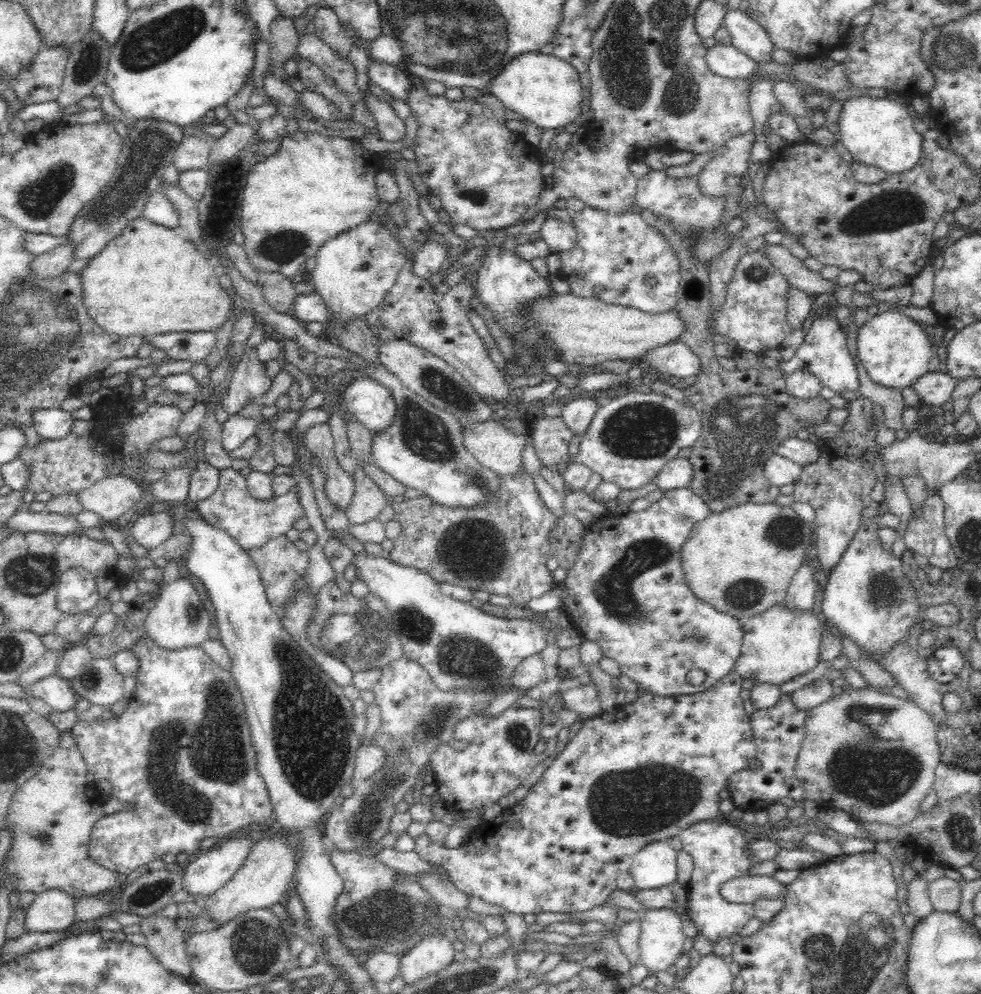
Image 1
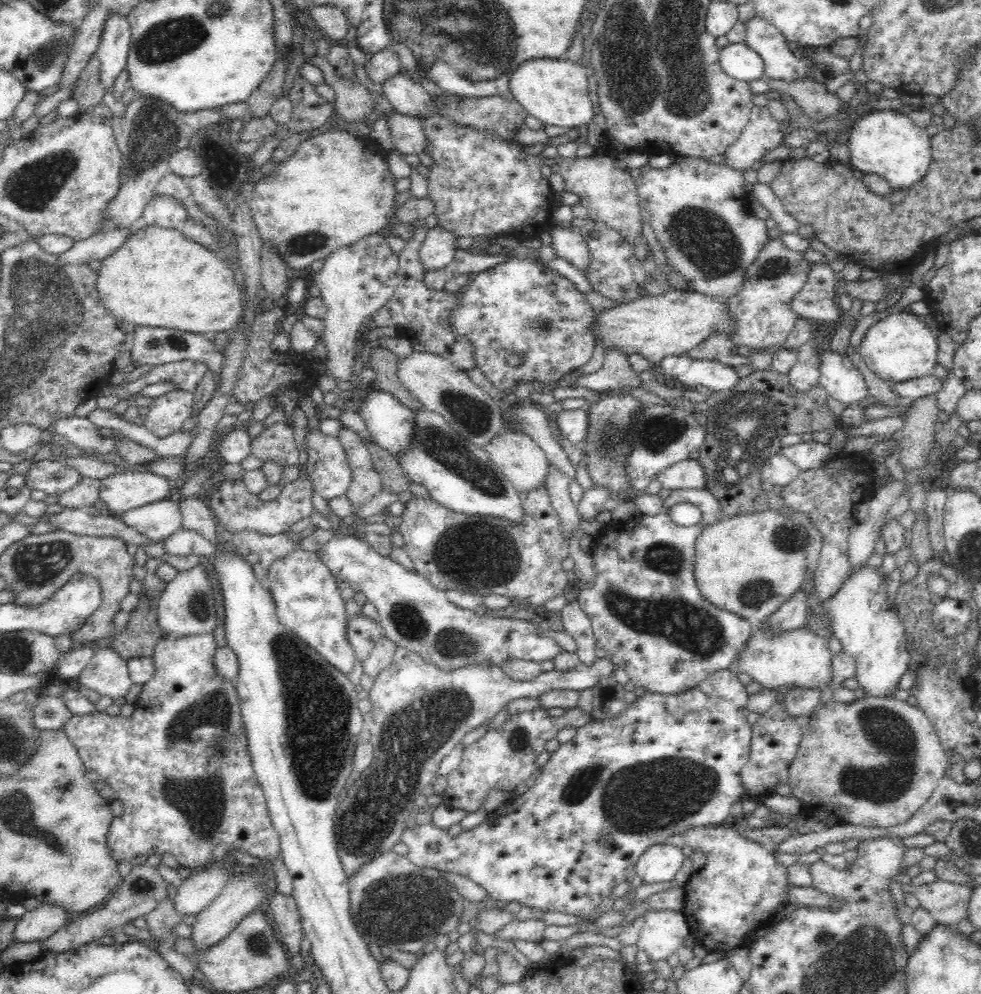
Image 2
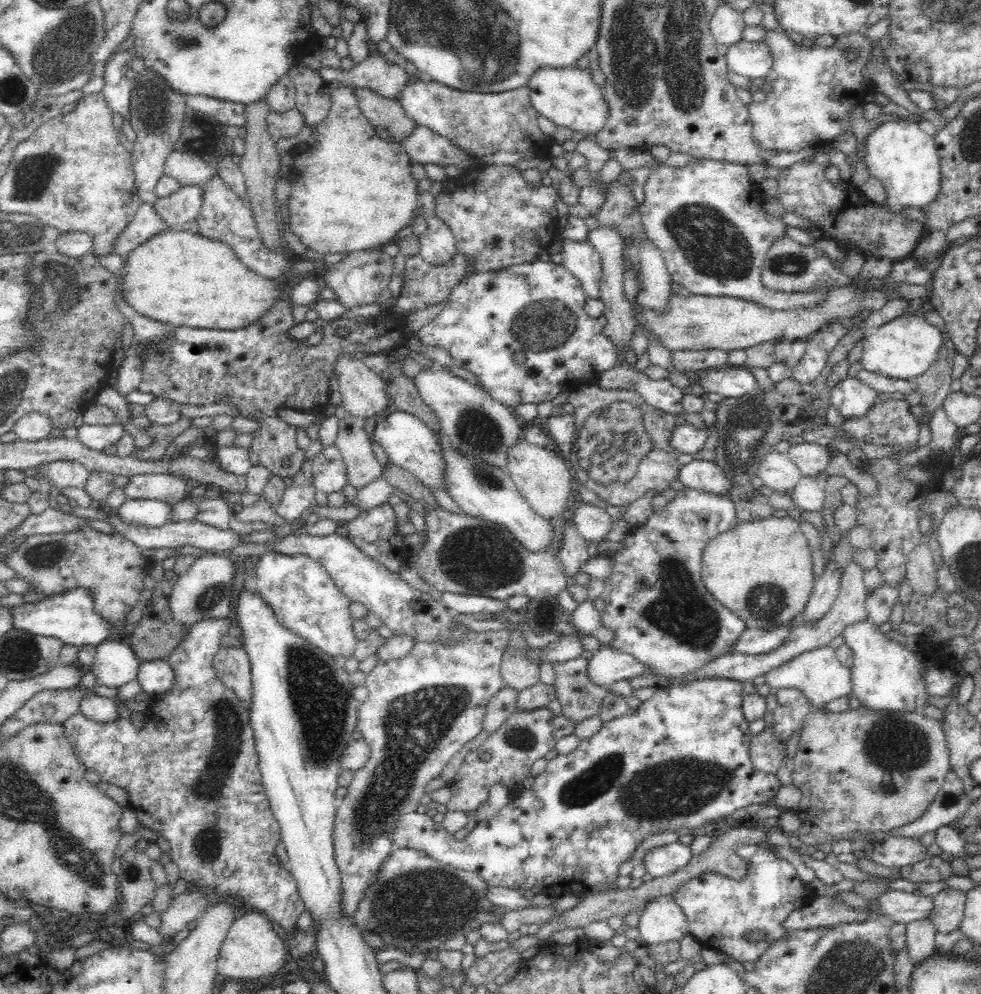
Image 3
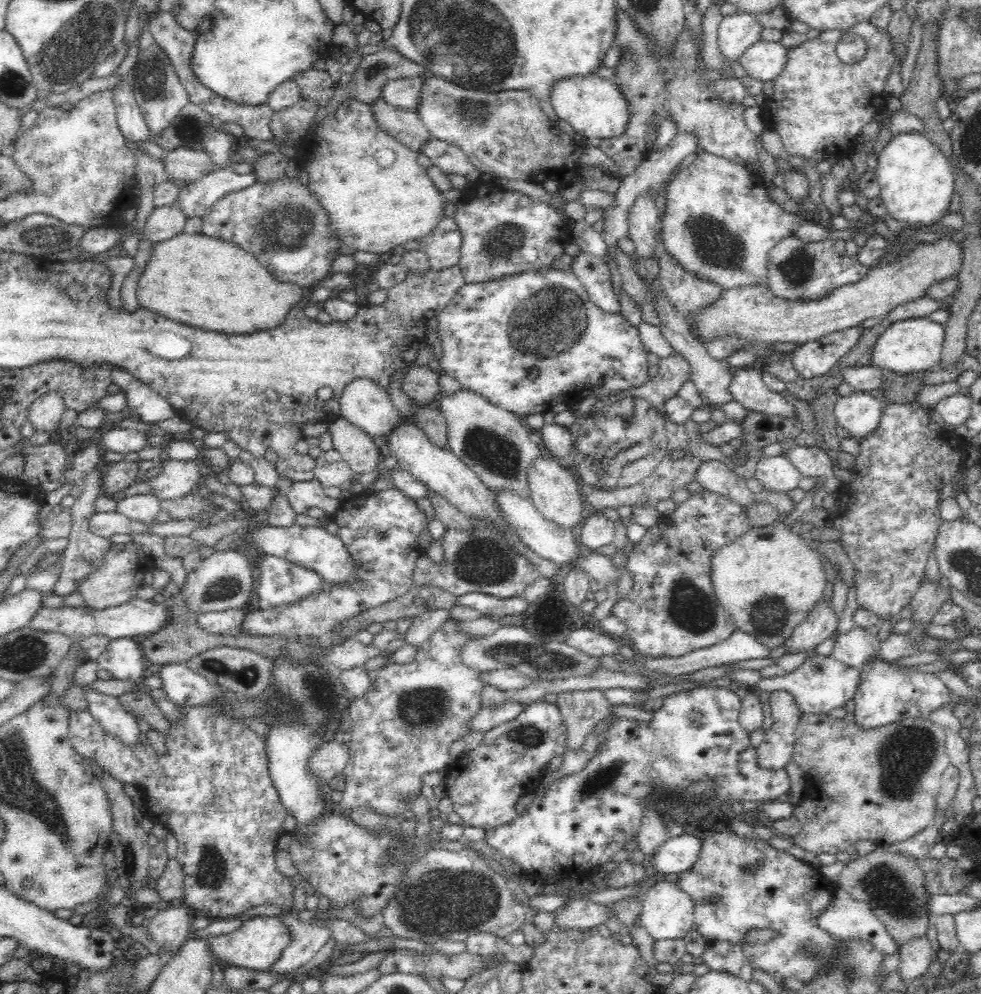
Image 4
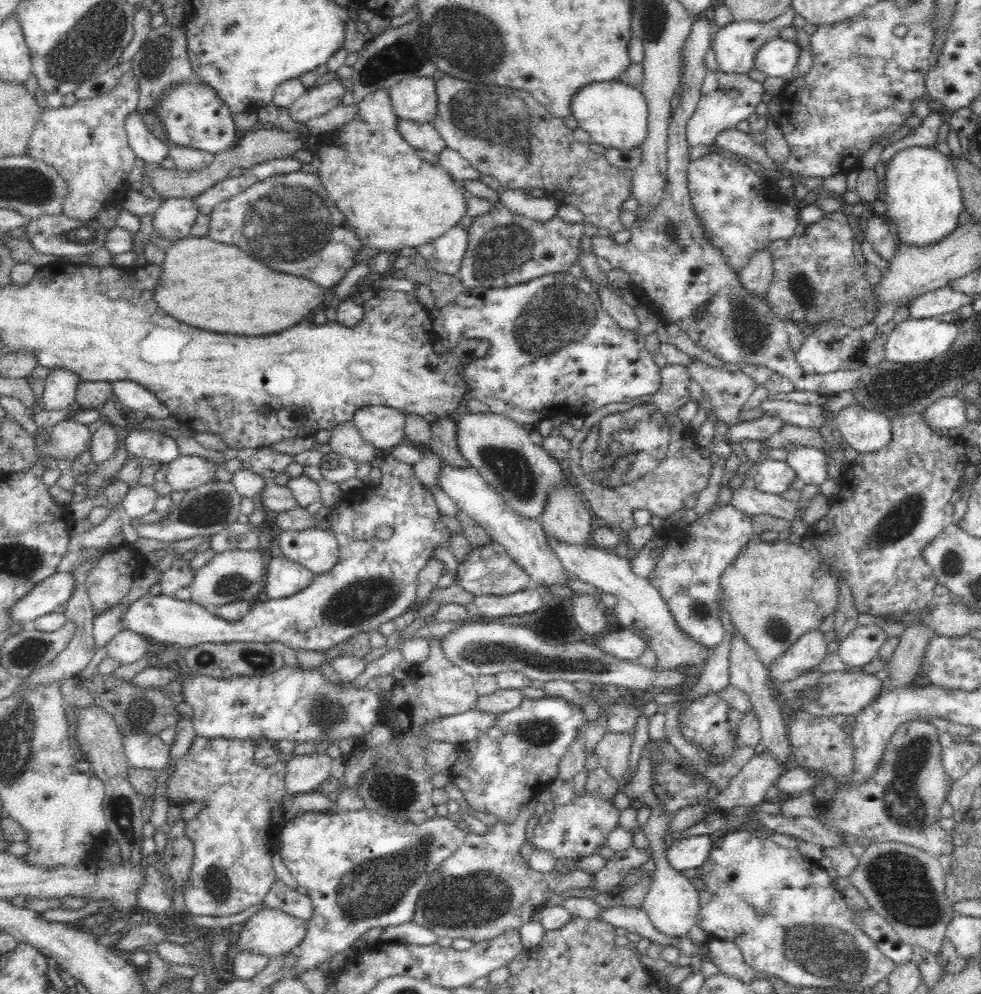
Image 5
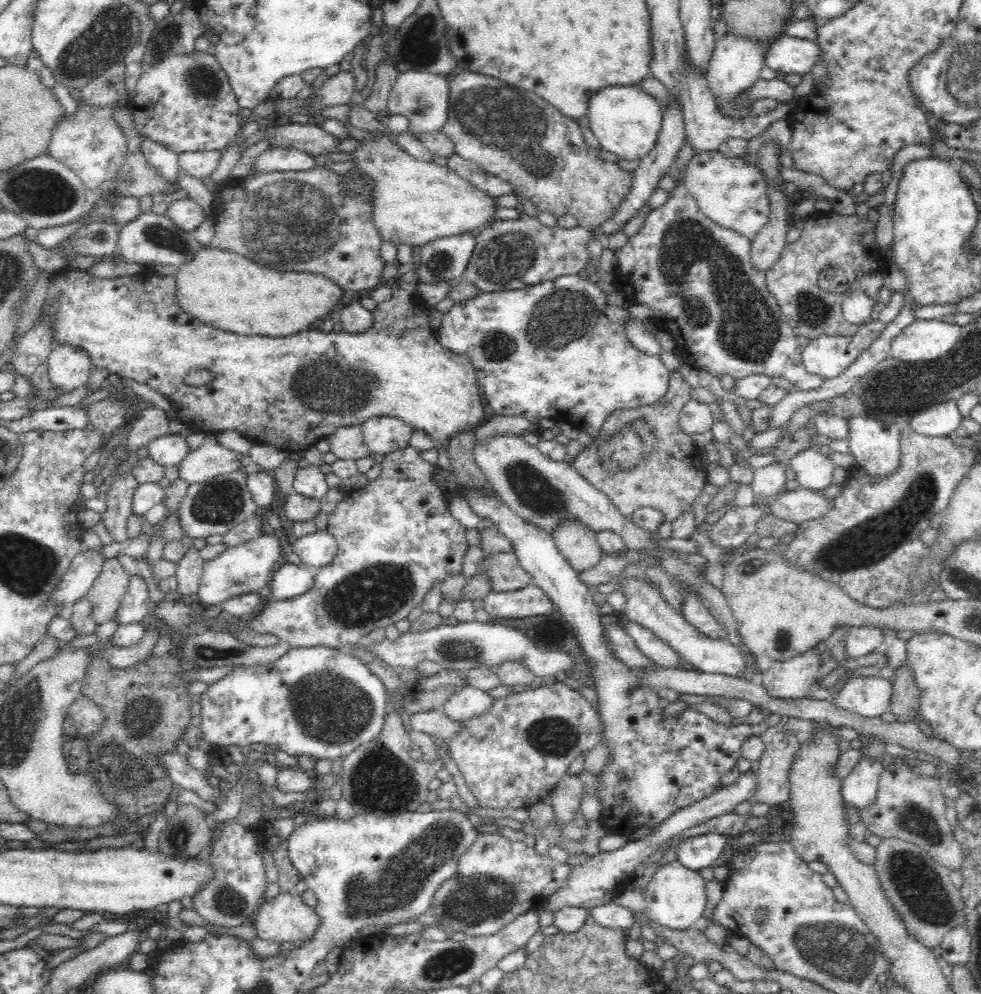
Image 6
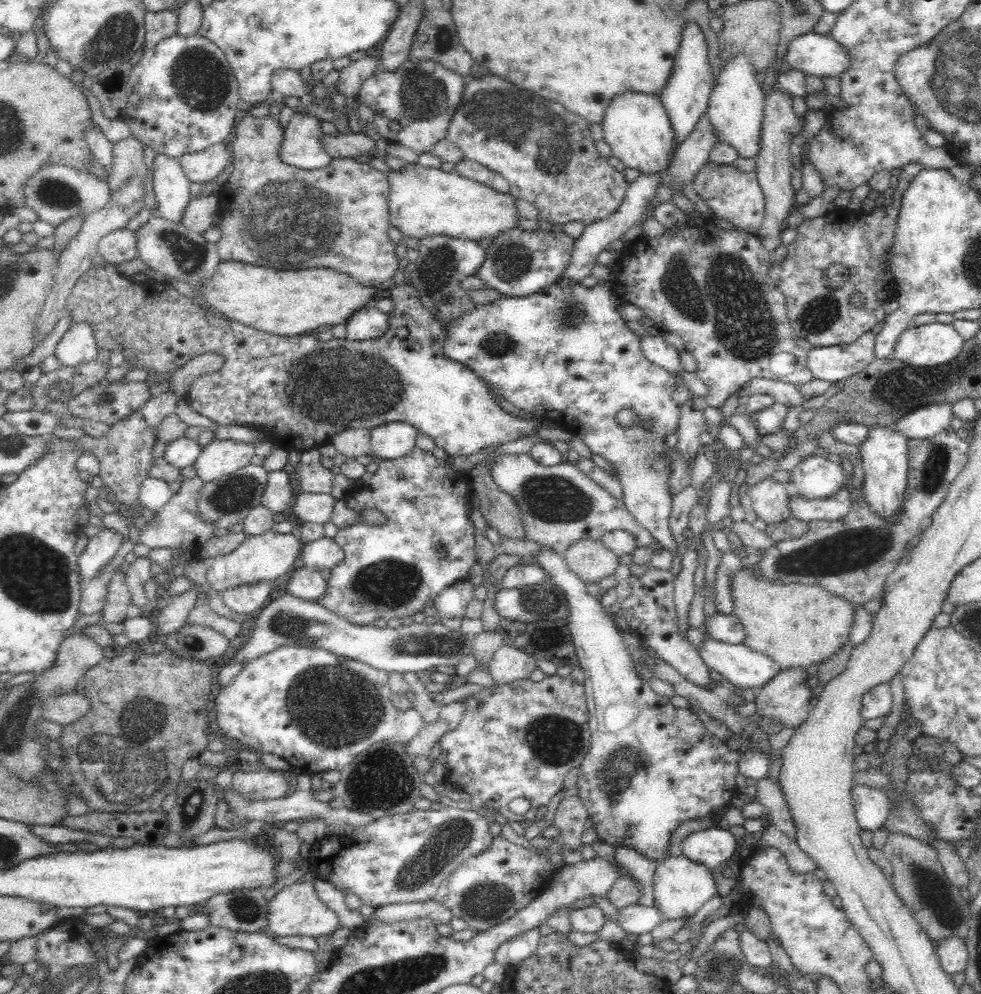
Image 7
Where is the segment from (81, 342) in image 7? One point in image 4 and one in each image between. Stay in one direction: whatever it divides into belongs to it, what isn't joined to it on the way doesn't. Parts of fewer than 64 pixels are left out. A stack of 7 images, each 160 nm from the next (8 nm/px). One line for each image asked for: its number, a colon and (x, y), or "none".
4: (44, 414)
5: (59, 391)
6: (68, 368)

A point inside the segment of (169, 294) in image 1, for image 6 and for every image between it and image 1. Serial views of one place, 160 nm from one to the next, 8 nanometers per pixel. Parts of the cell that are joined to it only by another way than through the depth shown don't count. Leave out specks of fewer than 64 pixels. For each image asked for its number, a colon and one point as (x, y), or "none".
2: (152, 279)
3: (174, 276)
4: (211, 283)
5: (213, 286)
6: (220, 288)

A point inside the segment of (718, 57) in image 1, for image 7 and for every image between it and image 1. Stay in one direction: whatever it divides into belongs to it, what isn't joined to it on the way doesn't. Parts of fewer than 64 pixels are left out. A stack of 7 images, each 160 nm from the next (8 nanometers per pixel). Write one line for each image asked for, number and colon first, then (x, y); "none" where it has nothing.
2: (737, 60)
3: (753, 60)
4: (764, 60)
5: (777, 58)
6: (786, 55)
7: (814, 54)

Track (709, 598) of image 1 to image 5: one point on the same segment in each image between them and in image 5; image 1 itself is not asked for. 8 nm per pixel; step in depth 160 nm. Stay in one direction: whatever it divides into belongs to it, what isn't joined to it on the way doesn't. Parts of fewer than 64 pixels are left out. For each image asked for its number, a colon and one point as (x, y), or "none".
2: (749, 564)
3: (761, 570)
4: (768, 579)
5: (774, 591)

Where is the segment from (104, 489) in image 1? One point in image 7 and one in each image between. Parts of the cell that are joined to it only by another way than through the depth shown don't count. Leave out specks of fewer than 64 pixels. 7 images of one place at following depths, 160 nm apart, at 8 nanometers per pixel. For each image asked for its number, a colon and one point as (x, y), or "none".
2: (128, 490)
3: (167, 488)
4: (177, 478)
5: (185, 472)
6: (210, 459)
7: (221, 457)

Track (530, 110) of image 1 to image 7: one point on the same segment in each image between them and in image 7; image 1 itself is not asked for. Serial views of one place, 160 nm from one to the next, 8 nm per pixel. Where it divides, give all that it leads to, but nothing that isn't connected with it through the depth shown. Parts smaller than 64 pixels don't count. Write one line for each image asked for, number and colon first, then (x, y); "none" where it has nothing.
2: (555, 91)
3: (568, 96)
4: (593, 106)
5: (614, 114)
6: (626, 120)
7: (635, 126)

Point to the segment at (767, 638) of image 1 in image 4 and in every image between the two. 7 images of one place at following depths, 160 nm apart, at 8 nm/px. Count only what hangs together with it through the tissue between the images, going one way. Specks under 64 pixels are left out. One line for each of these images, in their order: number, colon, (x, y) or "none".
2: (773, 658)
3: (818, 673)
4: (820, 683)

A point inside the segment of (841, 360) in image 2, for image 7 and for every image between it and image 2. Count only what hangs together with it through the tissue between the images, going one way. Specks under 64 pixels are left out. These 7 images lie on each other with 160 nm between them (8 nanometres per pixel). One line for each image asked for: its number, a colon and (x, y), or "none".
3: (852, 398)
4: (859, 413)
5: (866, 430)
6: (876, 445)
7: (884, 453)

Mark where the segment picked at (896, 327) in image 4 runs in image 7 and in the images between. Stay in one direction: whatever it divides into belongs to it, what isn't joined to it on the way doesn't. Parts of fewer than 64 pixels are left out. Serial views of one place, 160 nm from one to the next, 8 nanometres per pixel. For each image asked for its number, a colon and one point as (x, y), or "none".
5: (914, 340)
6: (923, 339)
7: (935, 344)

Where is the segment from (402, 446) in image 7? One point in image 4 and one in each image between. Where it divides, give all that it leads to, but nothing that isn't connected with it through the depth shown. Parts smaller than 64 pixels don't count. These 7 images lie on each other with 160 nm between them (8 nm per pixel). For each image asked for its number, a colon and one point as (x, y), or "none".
4: (363, 403)
5: (383, 427)
6: (382, 434)

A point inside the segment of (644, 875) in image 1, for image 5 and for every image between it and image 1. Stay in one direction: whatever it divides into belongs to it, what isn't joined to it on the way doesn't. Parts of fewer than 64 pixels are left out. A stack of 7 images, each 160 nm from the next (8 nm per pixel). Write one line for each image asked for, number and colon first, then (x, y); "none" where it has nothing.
2: (660, 862)
3: (661, 860)
4: (679, 853)
5: (688, 852)

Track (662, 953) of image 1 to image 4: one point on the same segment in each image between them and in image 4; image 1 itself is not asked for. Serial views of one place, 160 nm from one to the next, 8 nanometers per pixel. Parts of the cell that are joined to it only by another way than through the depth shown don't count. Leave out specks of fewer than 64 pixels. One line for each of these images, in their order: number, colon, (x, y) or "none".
2: (662, 933)
3: (663, 920)
4: (667, 912)

